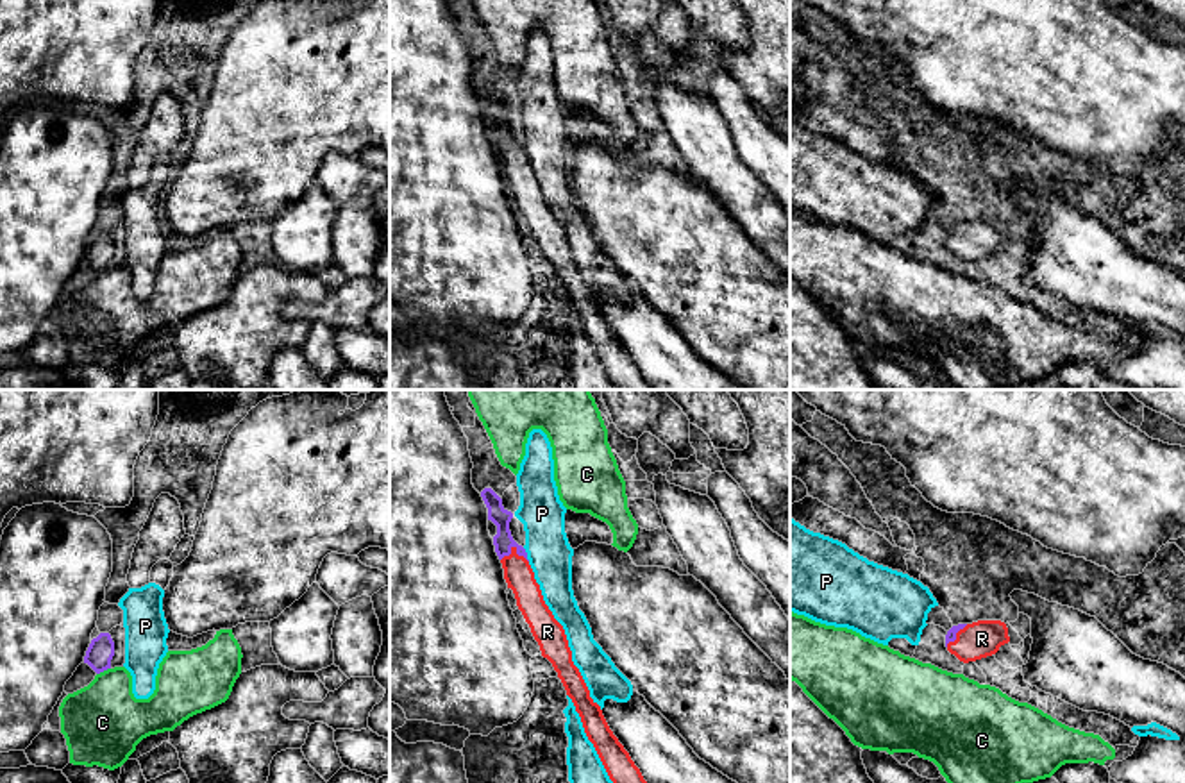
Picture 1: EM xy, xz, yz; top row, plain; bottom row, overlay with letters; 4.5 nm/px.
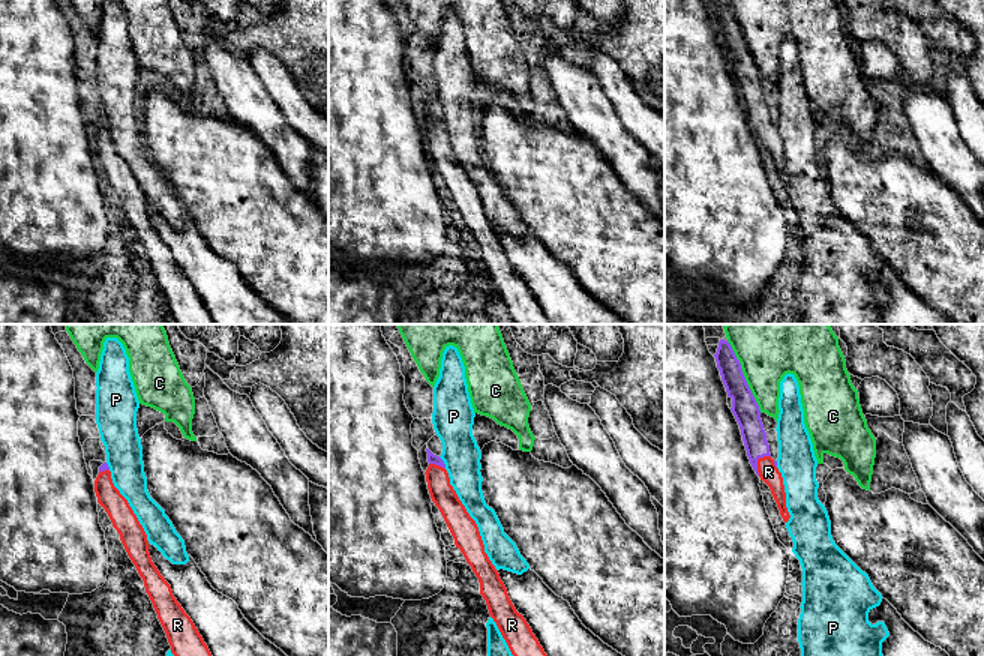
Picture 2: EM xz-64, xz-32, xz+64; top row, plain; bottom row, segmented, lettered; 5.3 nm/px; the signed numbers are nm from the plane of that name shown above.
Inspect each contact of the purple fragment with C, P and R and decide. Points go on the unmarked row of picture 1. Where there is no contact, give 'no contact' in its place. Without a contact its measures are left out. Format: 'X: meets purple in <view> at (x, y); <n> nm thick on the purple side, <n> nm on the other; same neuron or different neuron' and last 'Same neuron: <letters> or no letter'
C: meets purple in xy at (102, 270); 120 nm thick on the purple side, 360 nm on the other; different neuron
P: meets purple in xz at (526, 154); 90 nm thick on the purple side, 200 nm on the other; different neuron
R: meets purple in xz at (517, 149); 90 nm thick on the purple side, 130 nm on the other; same neuron
Same neuron: R

